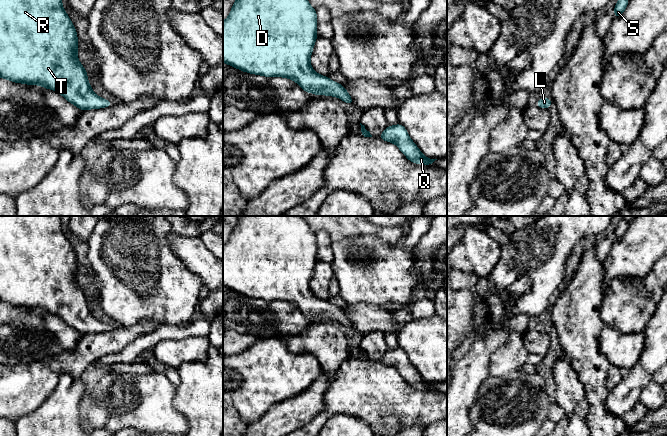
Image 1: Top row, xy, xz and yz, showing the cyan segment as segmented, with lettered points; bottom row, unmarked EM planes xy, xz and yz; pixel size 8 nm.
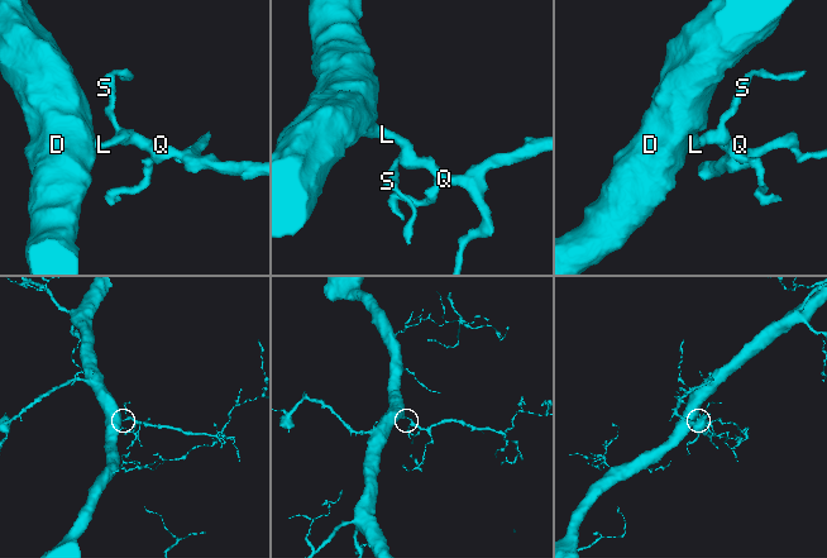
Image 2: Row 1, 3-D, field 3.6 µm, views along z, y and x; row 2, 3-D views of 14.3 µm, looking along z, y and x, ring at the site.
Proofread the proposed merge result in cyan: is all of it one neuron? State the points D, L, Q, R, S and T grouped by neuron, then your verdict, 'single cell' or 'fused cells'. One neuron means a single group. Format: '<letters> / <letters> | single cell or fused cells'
D L Q R S T | single cell

